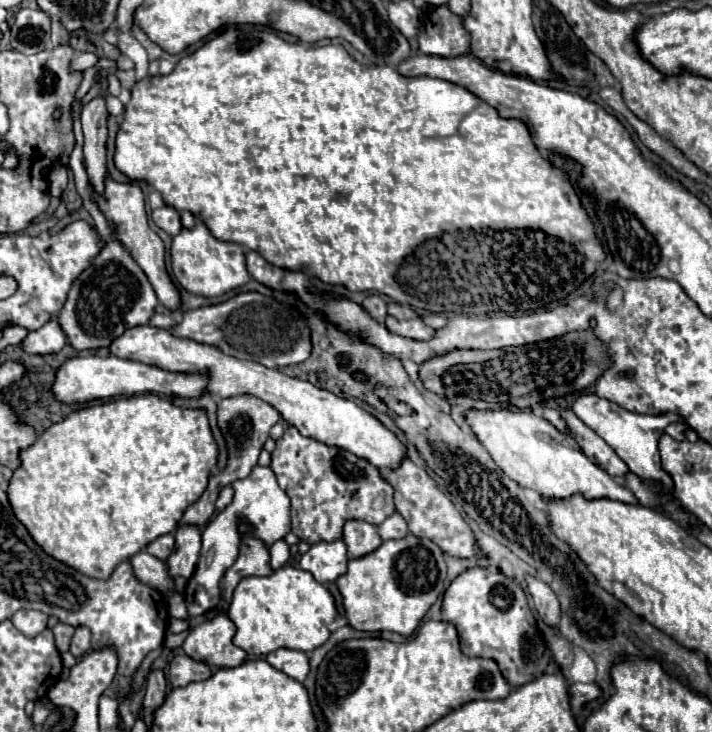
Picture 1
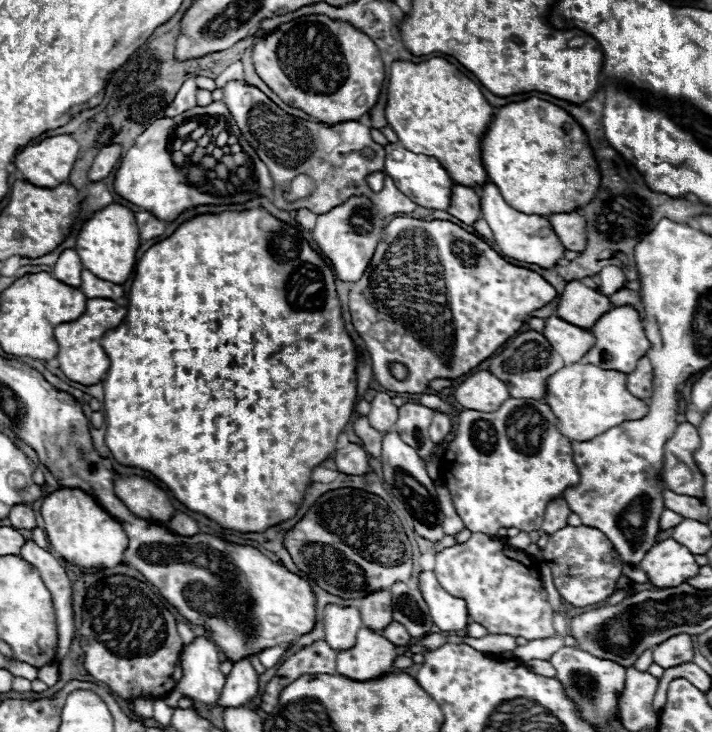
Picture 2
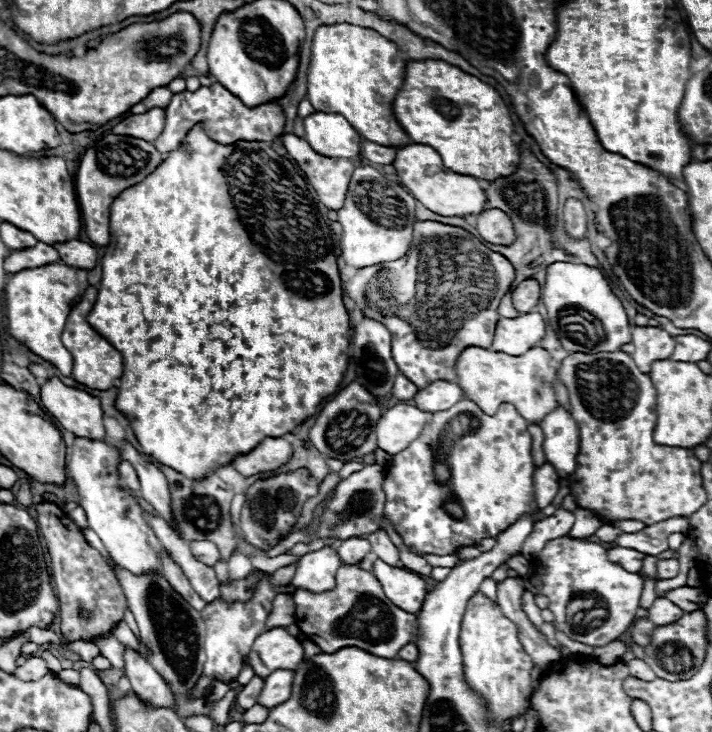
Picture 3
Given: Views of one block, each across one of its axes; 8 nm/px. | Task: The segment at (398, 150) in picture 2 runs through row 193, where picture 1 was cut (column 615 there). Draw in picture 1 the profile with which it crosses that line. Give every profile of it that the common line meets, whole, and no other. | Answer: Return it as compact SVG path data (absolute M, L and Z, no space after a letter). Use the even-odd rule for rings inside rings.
M590 392L580 394L572 404L574 414L592 428L614 452L628 464L628 468L638 474L644 480L658 480L666 488L672 486L670 476L660 466L660 454L658 454L658 438L662 436L664 428L668 424L681 421L679 416L674 414L638 414L638 412L626 412L626 408L618 408L618 404L610 404L610 400L602 400L600 396L594 396Z

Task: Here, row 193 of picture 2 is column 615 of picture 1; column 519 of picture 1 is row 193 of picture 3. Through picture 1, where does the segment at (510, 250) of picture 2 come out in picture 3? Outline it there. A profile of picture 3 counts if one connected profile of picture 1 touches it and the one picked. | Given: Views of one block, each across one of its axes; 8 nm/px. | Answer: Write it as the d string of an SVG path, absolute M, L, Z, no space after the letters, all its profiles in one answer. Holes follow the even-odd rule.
M408 144L402 148L396 148L396 160L392 162L396 168L398 180L404 188L410 188L410 194L422 202L424 208L442 214L442 216L468 216L468 214L480 214L486 204L486 194L478 186L476 178L456 174L450 168L446 168L438 156L438 152L424 144Z

